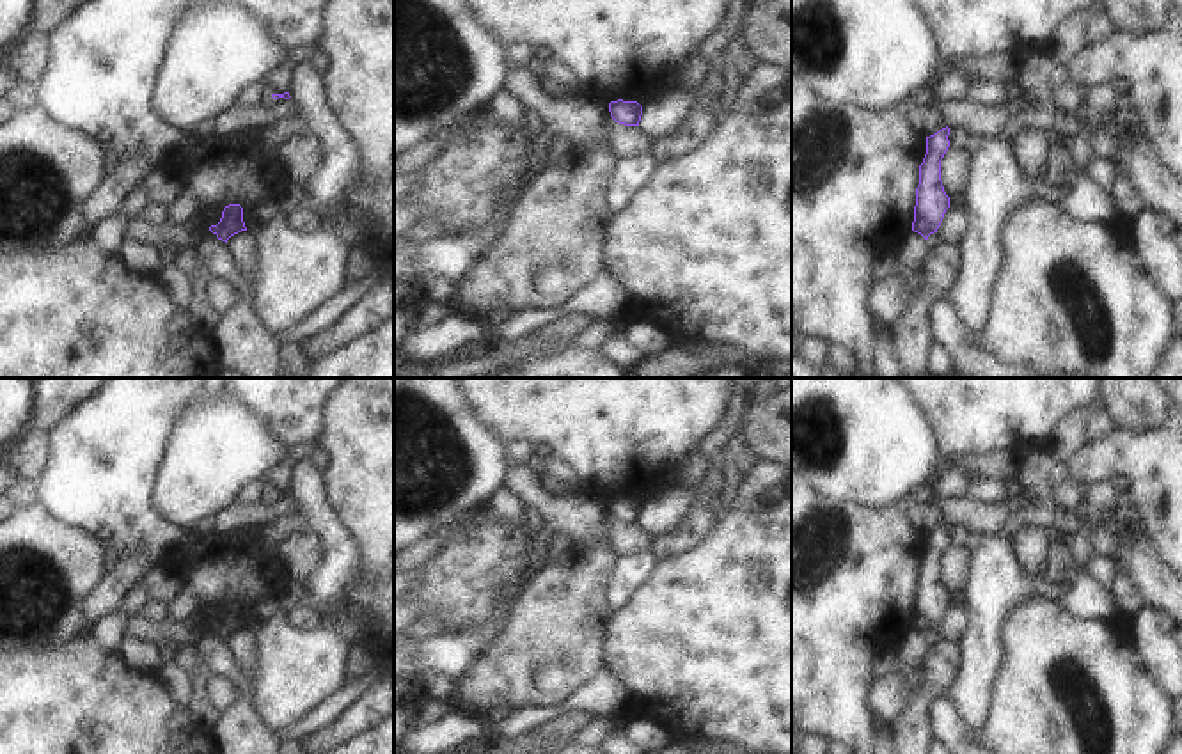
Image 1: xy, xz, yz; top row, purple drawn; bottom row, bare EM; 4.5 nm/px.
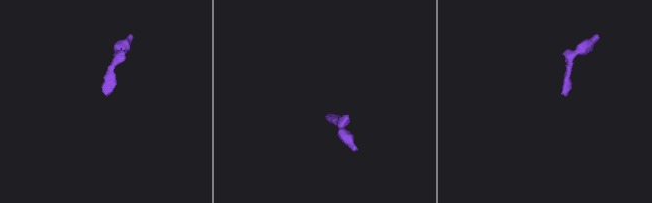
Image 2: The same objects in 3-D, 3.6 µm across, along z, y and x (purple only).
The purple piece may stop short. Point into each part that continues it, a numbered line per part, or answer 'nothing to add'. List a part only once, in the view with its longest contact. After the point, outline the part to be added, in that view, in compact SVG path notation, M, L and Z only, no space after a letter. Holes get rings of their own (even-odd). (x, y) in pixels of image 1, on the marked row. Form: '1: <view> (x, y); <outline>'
nothing to add

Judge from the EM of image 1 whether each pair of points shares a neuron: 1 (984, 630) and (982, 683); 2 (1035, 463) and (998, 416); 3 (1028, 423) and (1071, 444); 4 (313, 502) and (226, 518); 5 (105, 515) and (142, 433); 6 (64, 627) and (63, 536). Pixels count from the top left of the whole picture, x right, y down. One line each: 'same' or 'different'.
1: same
2: different
3: different
4: different
5: same
6: same

